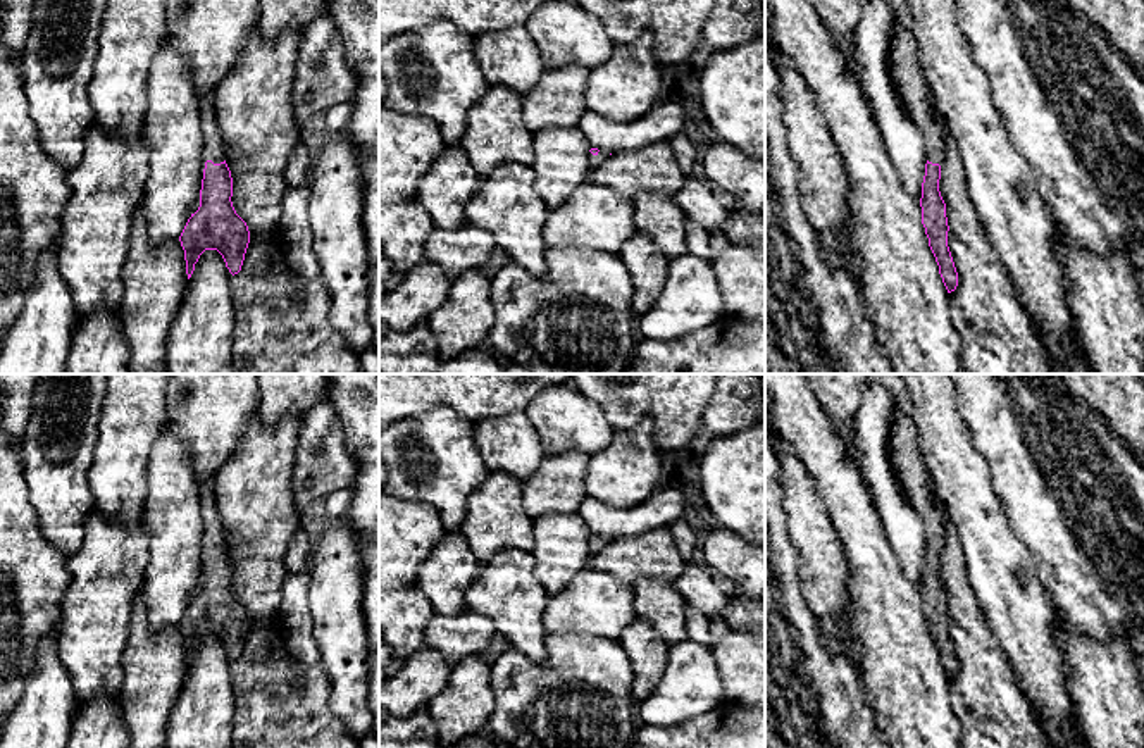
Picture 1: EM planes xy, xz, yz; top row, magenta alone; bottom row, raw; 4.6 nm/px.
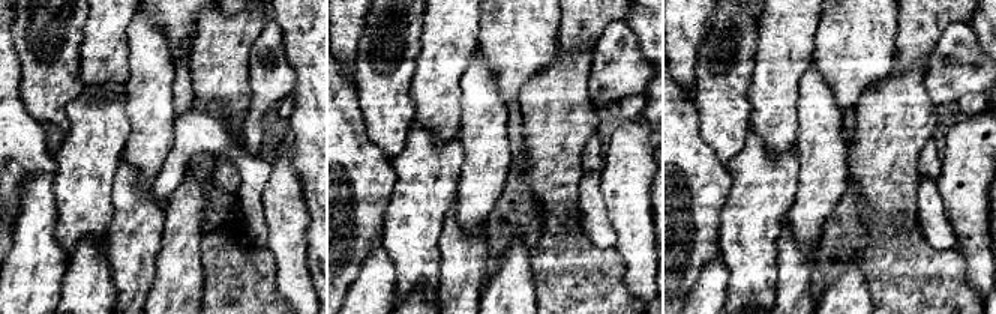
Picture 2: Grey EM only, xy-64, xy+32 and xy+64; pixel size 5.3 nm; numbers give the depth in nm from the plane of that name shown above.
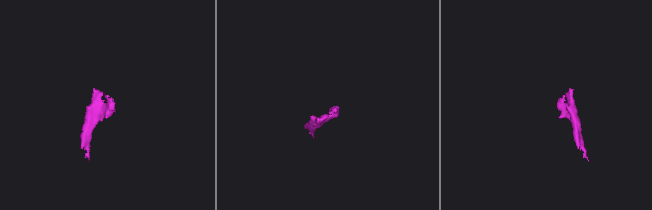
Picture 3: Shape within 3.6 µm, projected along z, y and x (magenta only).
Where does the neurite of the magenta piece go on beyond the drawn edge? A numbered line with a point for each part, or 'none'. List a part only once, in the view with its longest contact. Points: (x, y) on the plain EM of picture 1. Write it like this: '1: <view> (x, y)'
1: xy (212, 528)

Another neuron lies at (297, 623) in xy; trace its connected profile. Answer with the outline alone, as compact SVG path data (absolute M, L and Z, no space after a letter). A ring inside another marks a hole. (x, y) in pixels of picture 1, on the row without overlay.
M288 570L279 608L289 657L307 667L320 662L320 650L314 636L314 620L308 607L310 581L310 572Z

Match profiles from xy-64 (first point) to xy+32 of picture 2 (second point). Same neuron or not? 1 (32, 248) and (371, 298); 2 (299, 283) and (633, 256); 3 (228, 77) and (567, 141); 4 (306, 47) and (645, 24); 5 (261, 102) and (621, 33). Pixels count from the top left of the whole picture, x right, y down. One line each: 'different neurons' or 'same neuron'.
1: same neuron
2: same neuron
3: same neuron
4: same neuron
5: same neuron

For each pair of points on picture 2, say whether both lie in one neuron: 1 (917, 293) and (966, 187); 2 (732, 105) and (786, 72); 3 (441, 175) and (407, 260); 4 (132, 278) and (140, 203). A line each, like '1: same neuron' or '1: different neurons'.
1: different neurons
2: different neurons
3: same neuron
4: same neuron

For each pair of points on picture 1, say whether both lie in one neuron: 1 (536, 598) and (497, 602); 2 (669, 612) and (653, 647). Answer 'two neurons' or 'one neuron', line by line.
1: one neuron
2: two neurons

